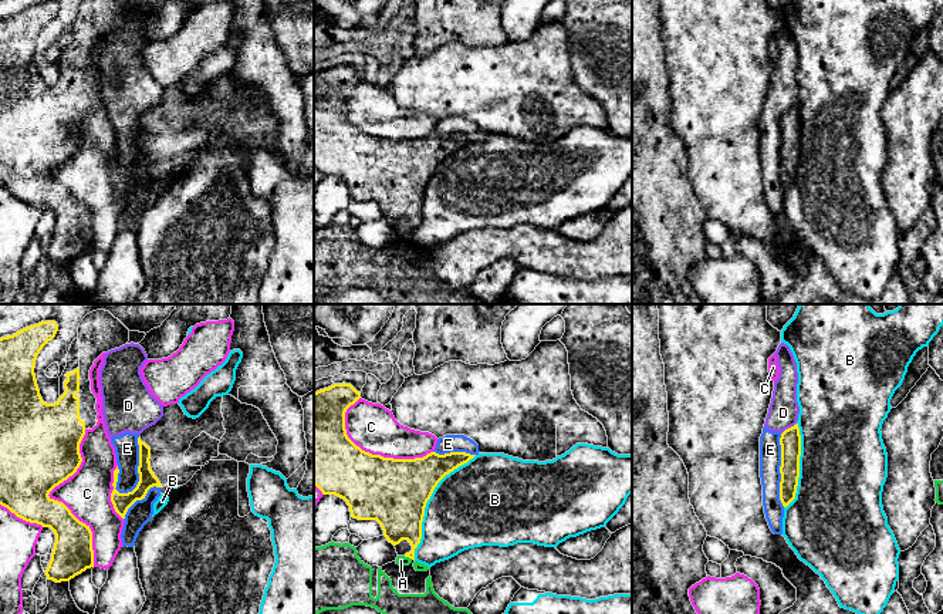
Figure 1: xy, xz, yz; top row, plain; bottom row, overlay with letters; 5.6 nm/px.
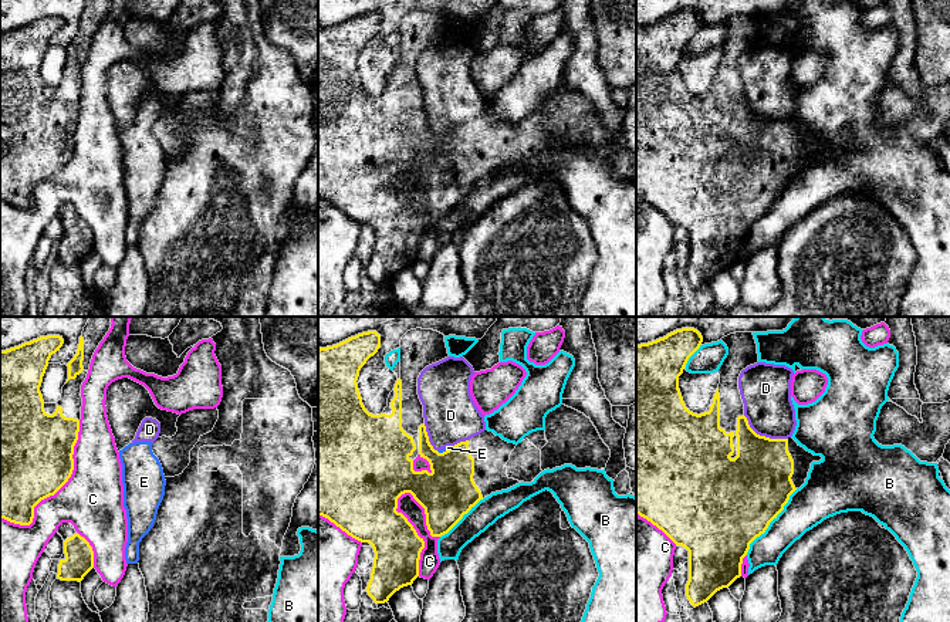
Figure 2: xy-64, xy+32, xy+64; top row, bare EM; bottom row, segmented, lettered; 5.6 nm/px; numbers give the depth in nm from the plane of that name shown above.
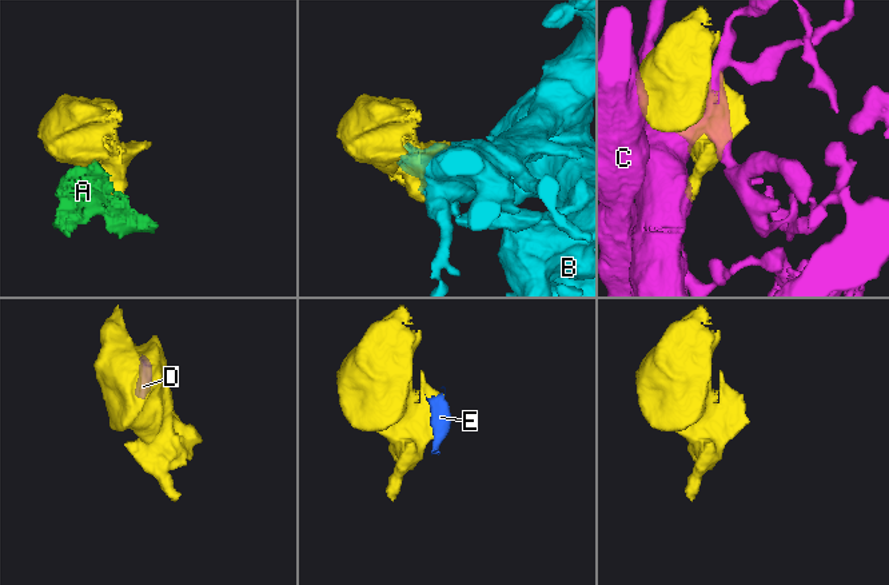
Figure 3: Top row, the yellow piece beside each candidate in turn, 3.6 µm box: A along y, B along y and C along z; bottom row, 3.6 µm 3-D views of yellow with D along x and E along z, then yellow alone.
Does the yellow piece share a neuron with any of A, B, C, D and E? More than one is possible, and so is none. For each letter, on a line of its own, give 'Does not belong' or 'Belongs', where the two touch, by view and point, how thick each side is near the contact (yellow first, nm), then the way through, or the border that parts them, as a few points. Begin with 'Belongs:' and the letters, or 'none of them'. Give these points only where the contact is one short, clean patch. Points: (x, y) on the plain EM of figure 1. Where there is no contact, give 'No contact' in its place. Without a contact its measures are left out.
Belongs: none of them
A: Does not belong. Touches yellow at xz (408, 238). Thickness 260 nm (yellow) against 60 nm
B: Does not belong. Touches yellow at xz (426, 184). Thickness 380 nm (yellow) against 440 nm
C: Does not belong. Touches yellow at xy (53, 181). Thickness 380 nm (yellow) against 280 nm
D: Does not belong. Touches yellow at yz (788, 110). Thickness 120 nm (yellow) against 170 nm. Boundary: yz (796, 104), (781, 115)
E: Does not belong. Touches yellow at xy (138, 151). Thickness 100 nm (yellow) against 140 nm. Boundary: xy (139, 117), (138, 165), (131, 172), (120, 175)

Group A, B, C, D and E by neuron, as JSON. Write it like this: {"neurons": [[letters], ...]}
{"neurons": [["A"], ["B"], ["C"], ["D", "E"]]}

